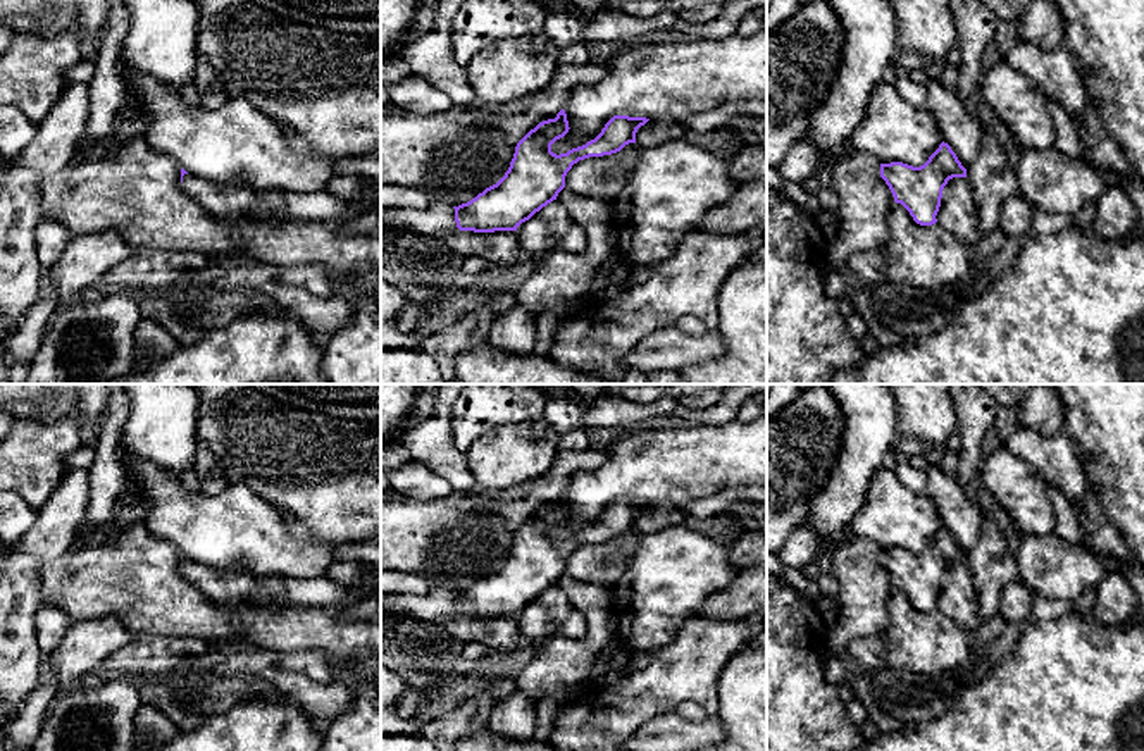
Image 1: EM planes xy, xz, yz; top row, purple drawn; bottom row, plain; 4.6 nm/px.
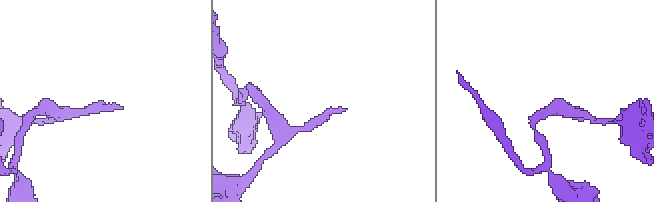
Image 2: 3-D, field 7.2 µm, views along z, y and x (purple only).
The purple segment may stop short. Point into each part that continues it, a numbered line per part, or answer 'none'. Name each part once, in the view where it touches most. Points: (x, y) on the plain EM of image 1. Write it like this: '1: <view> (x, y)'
1: xy (228, 588)

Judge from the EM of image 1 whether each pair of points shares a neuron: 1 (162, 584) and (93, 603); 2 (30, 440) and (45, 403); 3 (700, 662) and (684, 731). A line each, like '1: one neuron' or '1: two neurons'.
1: one neuron
2: two neurons
3: two neurons

